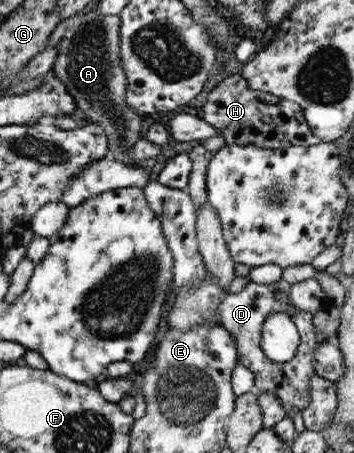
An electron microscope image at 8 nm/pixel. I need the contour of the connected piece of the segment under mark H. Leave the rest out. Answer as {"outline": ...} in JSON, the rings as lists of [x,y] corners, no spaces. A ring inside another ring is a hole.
{"outline":[[[239,74],[223,78],[206,95],[201,119],[216,131],[224,133],[228,143],[254,143],[262,149],[280,149],[290,145],[308,147],[321,142],[310,131],[299,105],[276,95],[251,89]]]}

